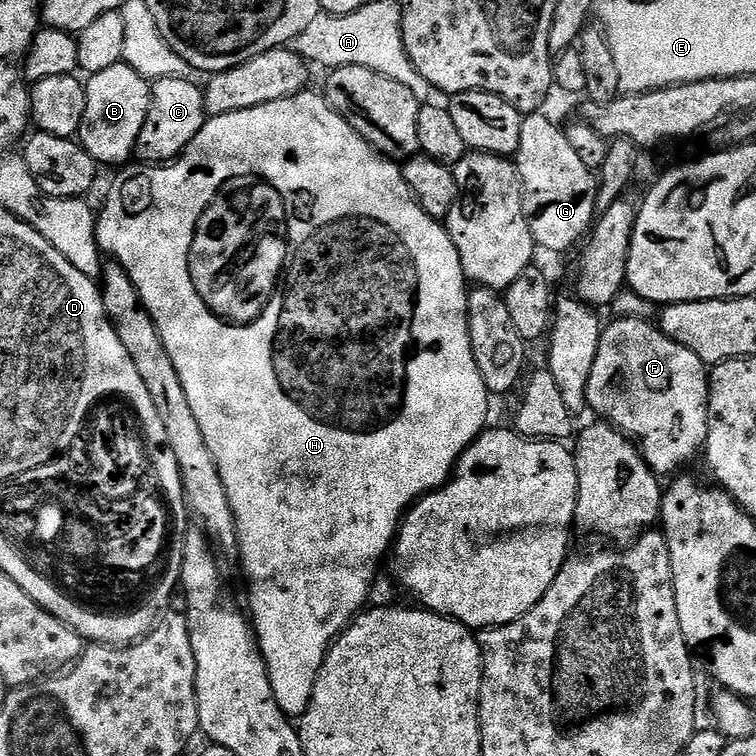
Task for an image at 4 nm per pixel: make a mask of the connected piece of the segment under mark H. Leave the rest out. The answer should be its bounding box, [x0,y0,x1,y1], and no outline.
[96,90,490,718]

